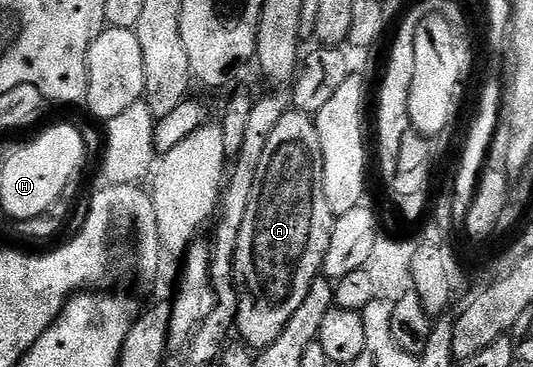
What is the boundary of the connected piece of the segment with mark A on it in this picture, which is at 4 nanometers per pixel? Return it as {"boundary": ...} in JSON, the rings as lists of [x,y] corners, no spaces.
{"boundary":[[[290,110],[280,117],[264,153],[256,165],[256,181],[252,183],[252,197],[248,197],[248,213],[244,225],[240,225],[240,239],[236,241],[234,254],[234,288],[238,291],[238,312],[233,326],[237,337],[250,349],[261,349],[272,345],[276,337],[288,325],[292,313],[304,305],[304,297],[312,289],[314,280],[319,278],[324,253],[330,244],[335,216],[326,208],[326,199],[320,193],[320,179],[316,174],[316,159],[306,148],[306,139],[313,140],[316,127],[311,116]]]}

